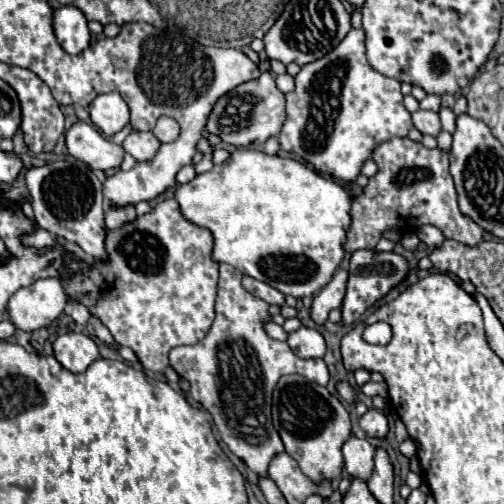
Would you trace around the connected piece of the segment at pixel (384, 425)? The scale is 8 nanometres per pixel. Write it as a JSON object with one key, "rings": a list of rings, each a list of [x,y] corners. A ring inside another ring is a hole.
{"rings":[[[374,408],[360,418],[360,428],[372,438],[384,440],[388,436],[388,420],[380,410],[374,410]]]}

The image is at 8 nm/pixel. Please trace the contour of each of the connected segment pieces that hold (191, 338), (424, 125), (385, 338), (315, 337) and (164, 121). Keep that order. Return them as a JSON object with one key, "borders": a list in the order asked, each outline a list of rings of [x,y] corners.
{"borders":[[[[164,200],[150,214],[136,218],[122,230],[108,232],[106,250],[110,252],[110,262],[94,262],[84,272],[72,272],[70,278],[62,280],[64,290],[70,298],[88,306],[120,346],[132,348],[146,370],[164,372],[170,348],[200,342],[214,322],[218,262],[212,260],[212,232],[188,222],[176,200]]],[[[418,110],[412,114],[414,120],[414,128],[420,130],[422,134],[430,134],[430,136],[438,136],[442,126],[440,126],[440,118],[436,112],[428,112],[428,110]]],[[[376,322],[366,326],[362,337],[369,344],[386,345],[392,337],[391,327],[385,322]]],[[[302,326],[300,330],[296,330],[288,336],[288,346],[300,358],[322,358],[326,352],[322,334],[314,328],[306,328],[306,326]]],[[[160,116],[154,128],[154,134],[158,136],[160,142],[172,142],[180,136],[180,124],[170,116]]]]}

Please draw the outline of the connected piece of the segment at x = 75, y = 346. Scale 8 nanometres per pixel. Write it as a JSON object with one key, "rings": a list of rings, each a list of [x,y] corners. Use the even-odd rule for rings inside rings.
{"rings":[[[68,332],[54,340],[54,358],[70,372],[84,372],[94,360],[98,360],[98,346],[86,334]]]}

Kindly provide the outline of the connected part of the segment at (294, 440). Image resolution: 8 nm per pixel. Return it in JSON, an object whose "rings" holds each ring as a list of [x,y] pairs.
{"rings":[[[298,374],[282,376],[274,388],[272,420],[274,428],[278,430],[284,442],[286,452],[298,462],[300,470],[314,484],[334,480],[342,474],[342,446],[348,442],[348,436],[352,436],[350,414],[346,412],[342,402],[336,396],[332,396],[324,386],[308,382]]]}

